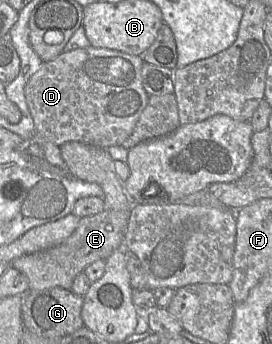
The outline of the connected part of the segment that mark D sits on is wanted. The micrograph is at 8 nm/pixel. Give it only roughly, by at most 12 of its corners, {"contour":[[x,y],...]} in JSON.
{"contour":[[93,46],[24,90],[36,132],[122,146],[148,103],[141,56]]}

